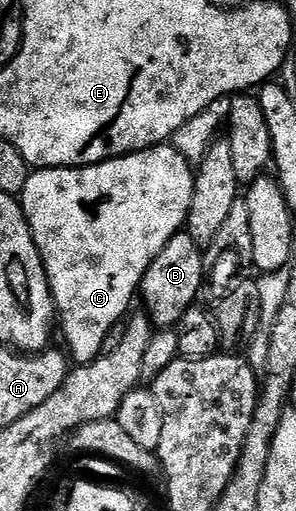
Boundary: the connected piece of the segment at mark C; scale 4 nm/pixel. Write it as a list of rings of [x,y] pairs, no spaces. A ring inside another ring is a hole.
[[[169,142],[156,144],[153,148],[132,152],[126,156],[116,156],[113,160],[104,160],[101,164],[88,164],[85,168],[38,168],[30,171],[27,186],[23,186],[19,197],[21,209],[27,218],[27,226],[35,238],[35,246],[39,250],[45,273],[49,279],[55,312],[59,317],[59,324],[61,320],[61,332],[65,335],[66,346],[64,345],[64,347],[74,361],[77,359],[78,365],[92,364],[101,355],[103,340],[116,329],[113,327],[117,323],[120,325],[126,319],[127,313],[130,311],[128,308],[132,306],[133,300],[135,304],[135,297],[141,287],[141,280],[145,277],[145,272],[151,266],[151,262],[155,262],[155,258],[161,253],[163,246],[167,246],[167,242],[171,242],[171,238],[184,229],[185,220],[191,210],[194,175],[194,165]]]

